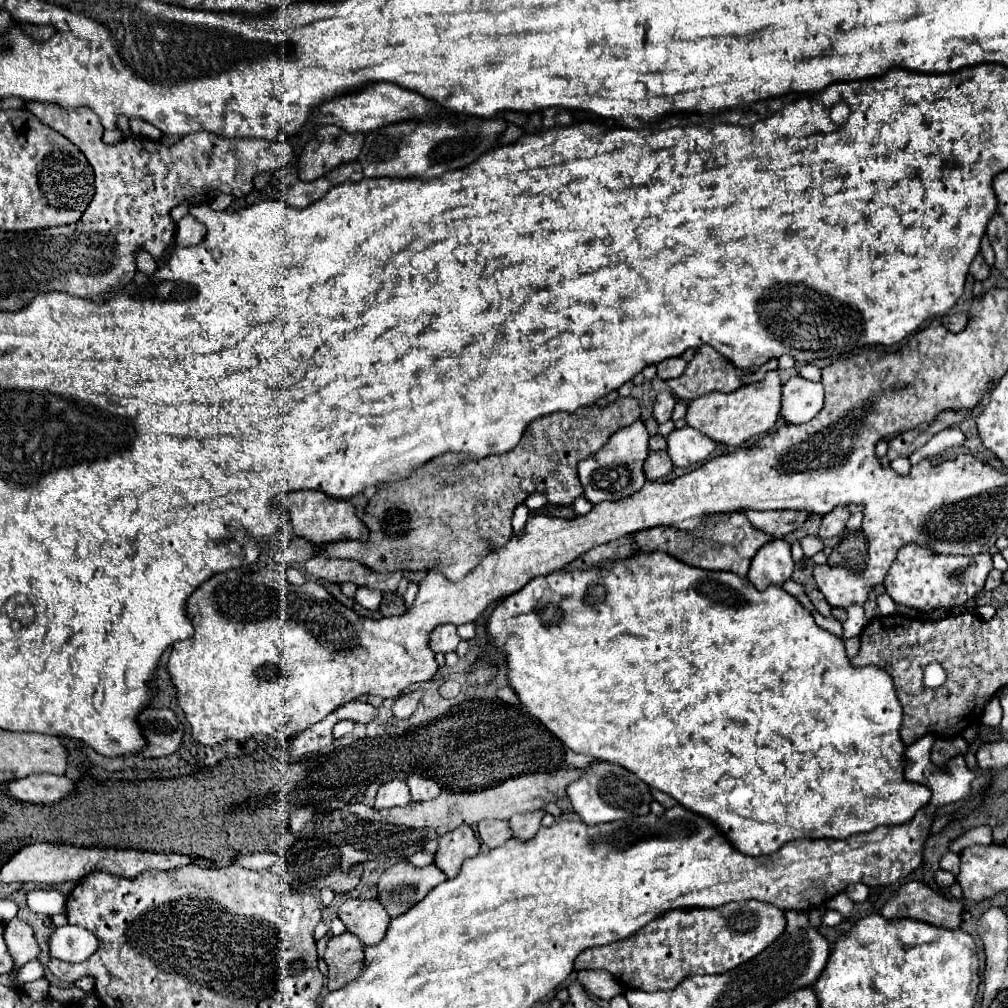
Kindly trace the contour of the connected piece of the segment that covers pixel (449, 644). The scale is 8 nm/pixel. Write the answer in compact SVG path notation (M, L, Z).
M443 624L443 626L433 628L433 632L429 632L429 648L433 652L443 652L443 654L455 652L459 642L461 638L453 624Z

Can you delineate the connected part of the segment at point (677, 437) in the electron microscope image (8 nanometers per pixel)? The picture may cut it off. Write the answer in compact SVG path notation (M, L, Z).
M685 426L681 430L673 430L667 438L667 452L675 466L689 466L707 460L707 456L715 450L717 442L707 434Z

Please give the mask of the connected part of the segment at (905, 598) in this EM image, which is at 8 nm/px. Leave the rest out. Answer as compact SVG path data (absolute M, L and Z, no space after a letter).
M907 544L899 550L897 560L889 568L885 578L887 594L897 602L911 606L921 612L931 612L935 608L953 608L971 600L983 590L987 574L993 568L991 554L977 556L935 556L927 548Z

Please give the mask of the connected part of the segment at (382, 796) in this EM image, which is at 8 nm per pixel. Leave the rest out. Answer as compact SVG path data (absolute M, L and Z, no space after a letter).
M391 780L379 788L375 798L375 808L383 810L383 808L395 808L395 806L407 806L409 800L411 796L409 796L407 784L403 780Z

